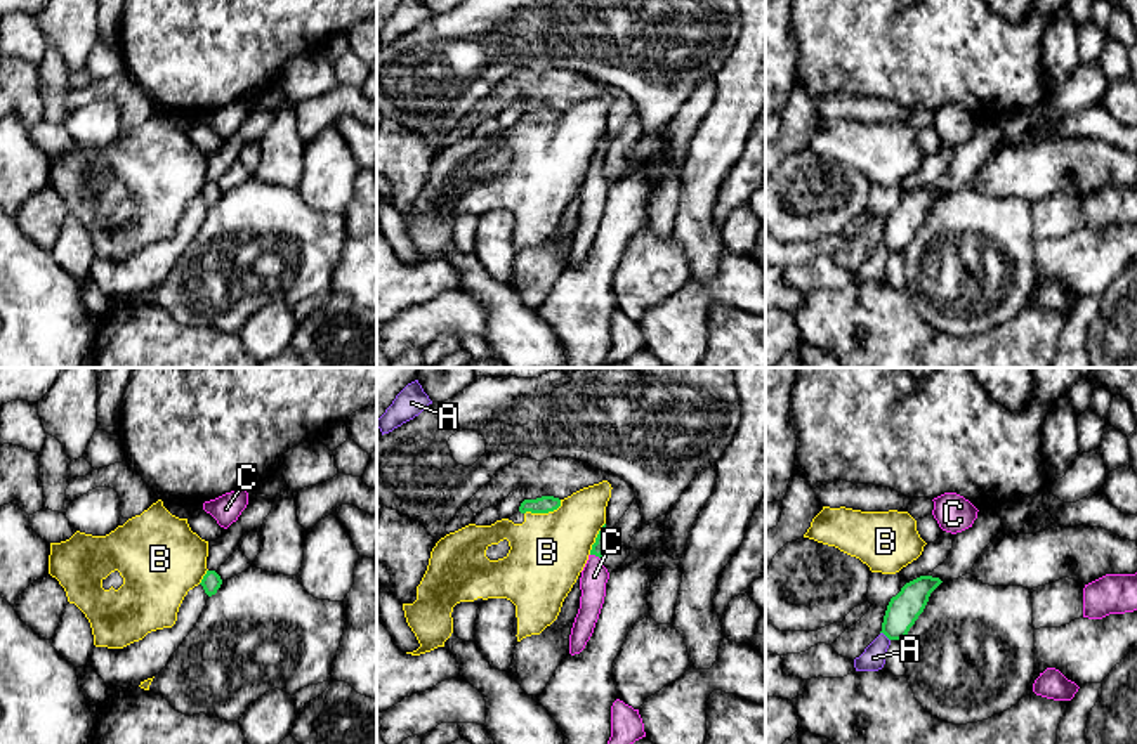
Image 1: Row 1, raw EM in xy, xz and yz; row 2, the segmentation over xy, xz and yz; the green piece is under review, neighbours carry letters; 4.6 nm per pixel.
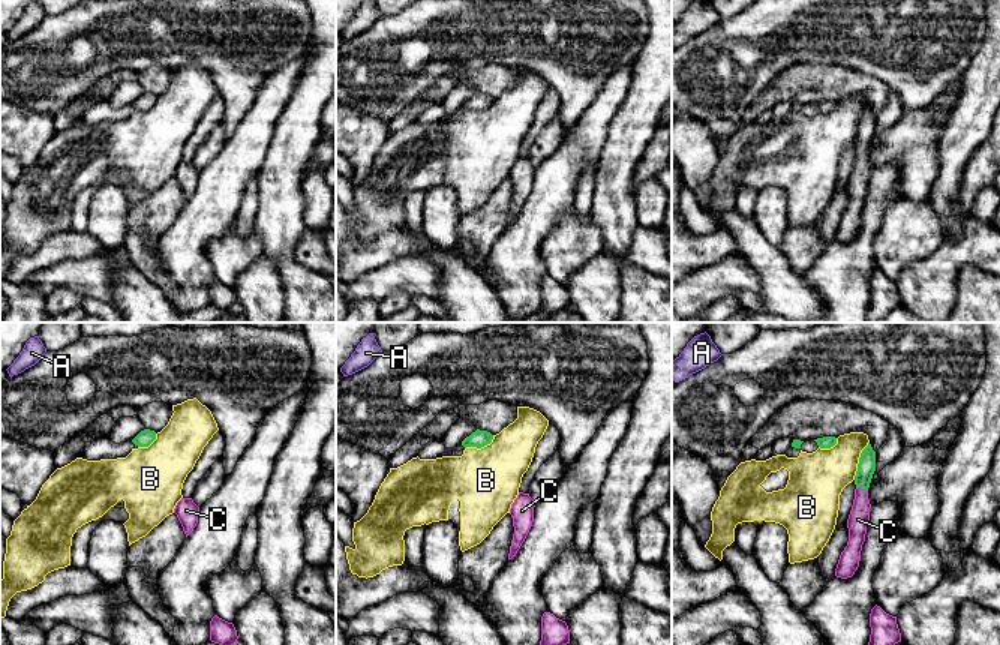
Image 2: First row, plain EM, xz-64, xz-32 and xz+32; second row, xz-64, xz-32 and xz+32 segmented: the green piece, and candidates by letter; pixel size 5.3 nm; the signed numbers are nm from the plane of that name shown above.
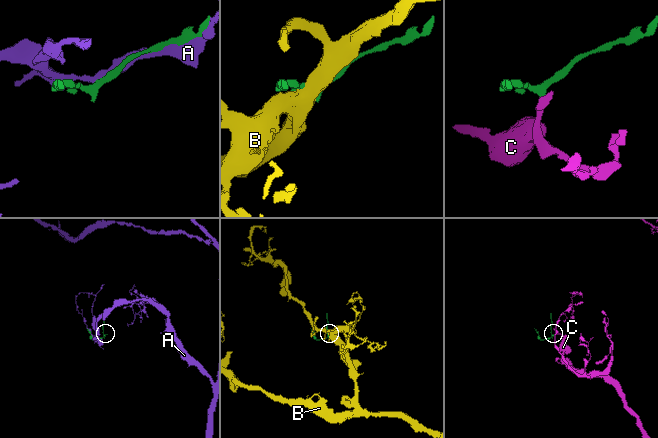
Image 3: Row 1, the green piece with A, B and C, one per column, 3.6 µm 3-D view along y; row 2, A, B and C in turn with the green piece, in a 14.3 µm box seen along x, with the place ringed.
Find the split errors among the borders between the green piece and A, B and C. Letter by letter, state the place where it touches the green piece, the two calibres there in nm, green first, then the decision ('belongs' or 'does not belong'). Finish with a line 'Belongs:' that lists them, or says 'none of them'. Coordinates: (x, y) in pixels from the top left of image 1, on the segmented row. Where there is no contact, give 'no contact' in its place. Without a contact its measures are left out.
A: yz (886, 635) | 150/110 nm | does not belong
B: xz (544, 512) | 80/360 nm | does not belong
C: xz (596, 555) | 60/130 nm | belongs
Belongs: C

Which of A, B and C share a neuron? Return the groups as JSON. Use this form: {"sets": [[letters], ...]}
{"sets": [["A"], ["B"], ["C"]]}

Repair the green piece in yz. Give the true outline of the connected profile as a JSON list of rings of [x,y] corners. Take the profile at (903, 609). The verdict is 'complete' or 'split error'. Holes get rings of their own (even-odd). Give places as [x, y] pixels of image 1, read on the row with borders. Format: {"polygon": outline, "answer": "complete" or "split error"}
{"polygon": [[[920,576],[906,583],[901,591],[891,598],[882,631],[889,640],[901,640],[908,635],[918,616],[923,612],[930,593],[941,584],[939,578]]], "answer": "complete"}

